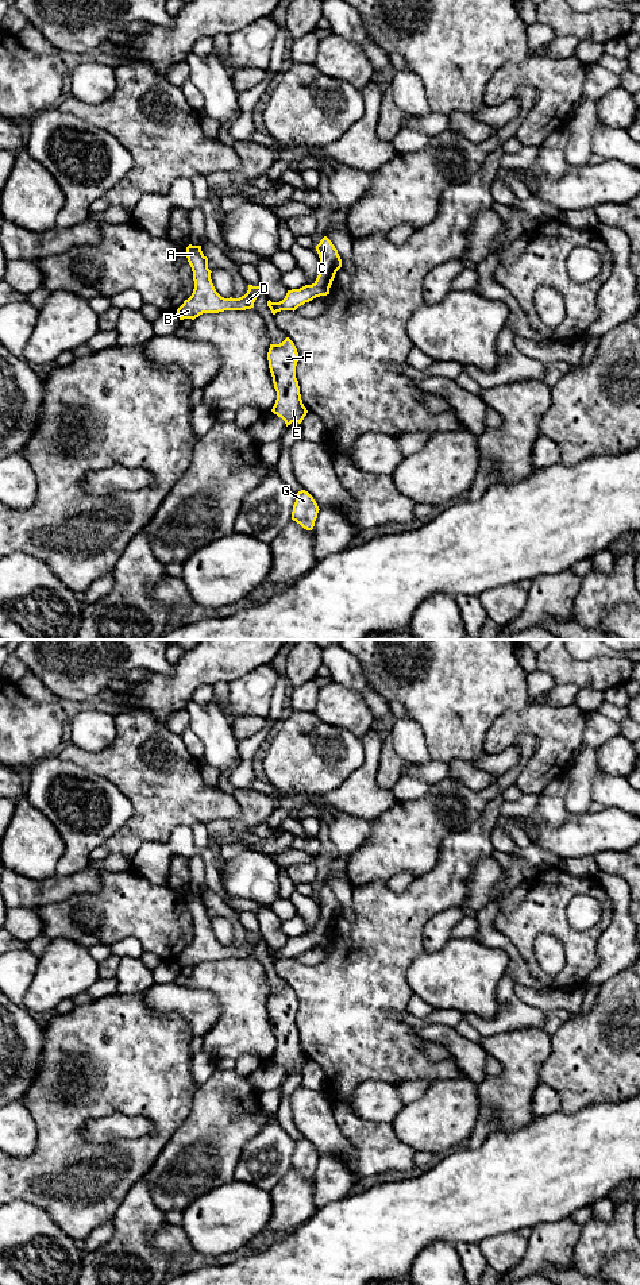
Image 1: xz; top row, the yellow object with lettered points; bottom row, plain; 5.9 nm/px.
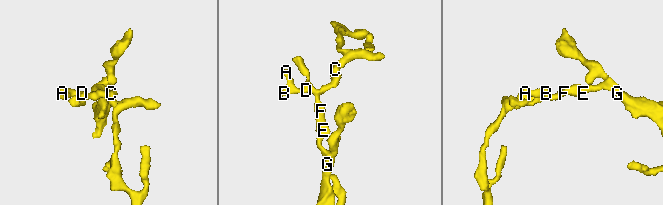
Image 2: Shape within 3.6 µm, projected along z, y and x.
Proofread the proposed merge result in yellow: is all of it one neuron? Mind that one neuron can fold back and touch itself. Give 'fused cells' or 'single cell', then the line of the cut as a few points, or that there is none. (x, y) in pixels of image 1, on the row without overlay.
single cell | no cut

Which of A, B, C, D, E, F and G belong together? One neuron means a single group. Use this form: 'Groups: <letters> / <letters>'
Groups: A B C D E F G

